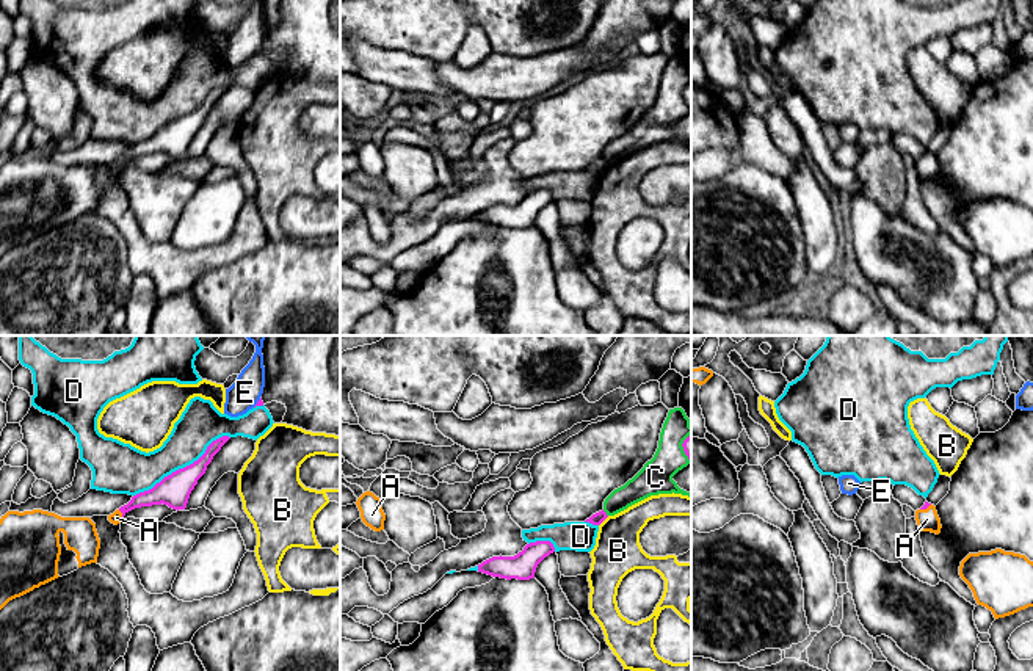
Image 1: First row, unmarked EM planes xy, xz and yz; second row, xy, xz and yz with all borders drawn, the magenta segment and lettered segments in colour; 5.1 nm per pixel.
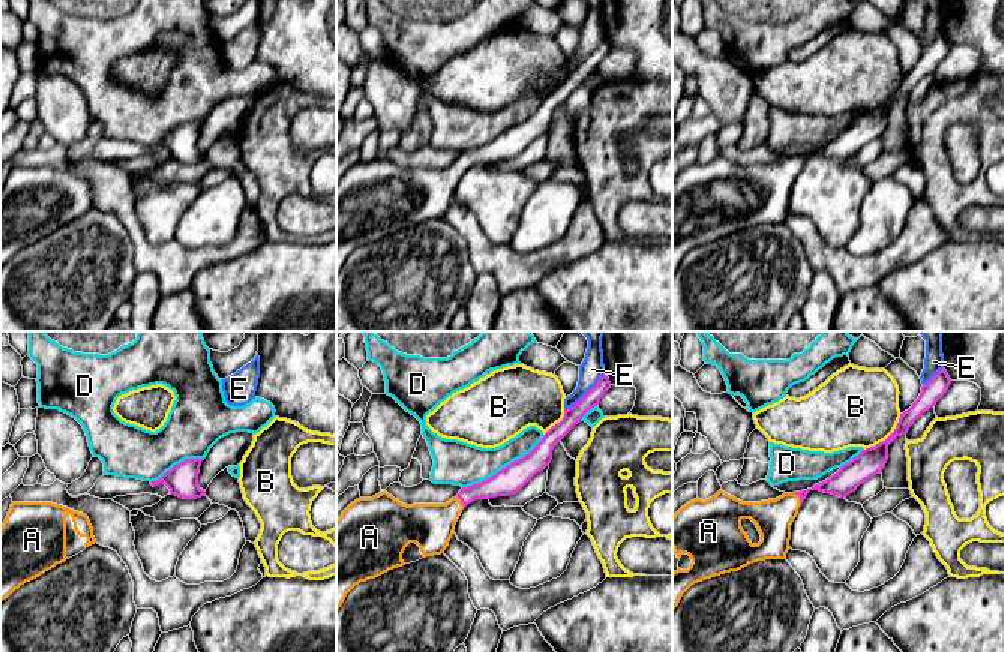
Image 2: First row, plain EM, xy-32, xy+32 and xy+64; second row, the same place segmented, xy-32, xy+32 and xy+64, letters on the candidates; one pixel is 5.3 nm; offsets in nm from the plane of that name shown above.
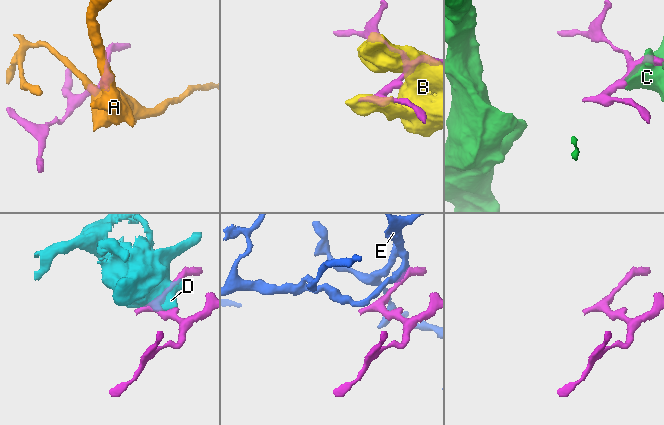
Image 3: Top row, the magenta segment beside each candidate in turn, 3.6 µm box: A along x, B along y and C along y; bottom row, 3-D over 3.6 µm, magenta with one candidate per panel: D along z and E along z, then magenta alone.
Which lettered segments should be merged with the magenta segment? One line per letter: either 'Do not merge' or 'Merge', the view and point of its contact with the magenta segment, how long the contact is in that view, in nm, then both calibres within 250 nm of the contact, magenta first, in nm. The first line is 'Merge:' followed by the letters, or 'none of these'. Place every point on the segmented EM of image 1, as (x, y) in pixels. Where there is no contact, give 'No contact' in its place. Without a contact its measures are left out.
Merge: A
A: Merge. Touches magenta at xy (123, 515). Shared border 50 nm. Thickness 120 nm (magenta) against 60 nm
B: Do not merge. Touches magenta at xz (604, 519). Shared border 80 nm. Thickness 60 nm (magenta) against 240 nm
C: Do not merge. Touches magenta at xz (682, 446). Shared border 150 nm. Thickness 80 nm (magenta) against 170 nm
D: Do not merge. Touches magenta at xy (184, 467). Shared border 600 nm. Thickness 160 nm (magenta) against 220 nm
E: Do not merge. Touches magenta at xy (257, 403). Shared border 60 nm. Thickness 30 nm (magenta) against 160 nm

